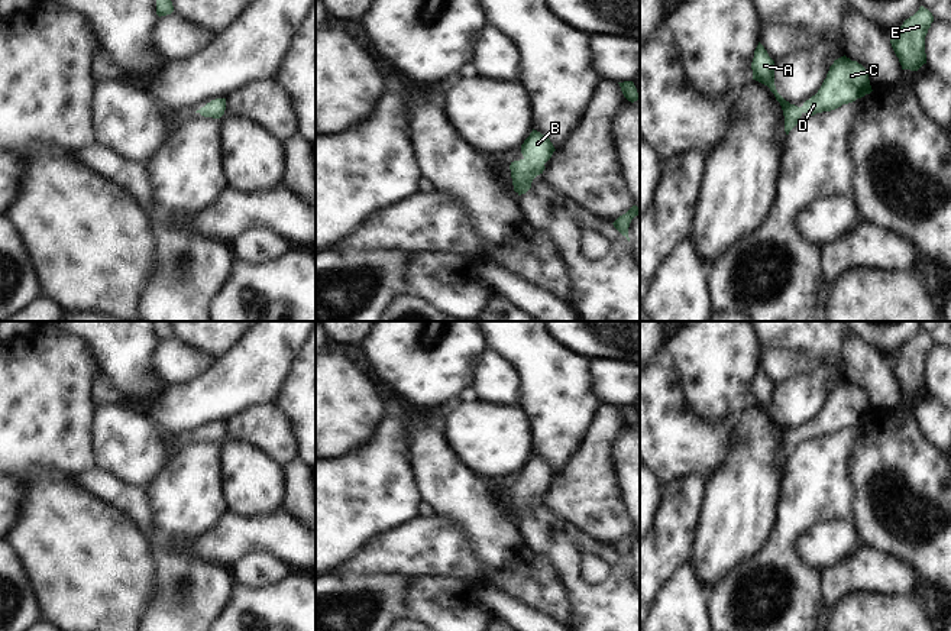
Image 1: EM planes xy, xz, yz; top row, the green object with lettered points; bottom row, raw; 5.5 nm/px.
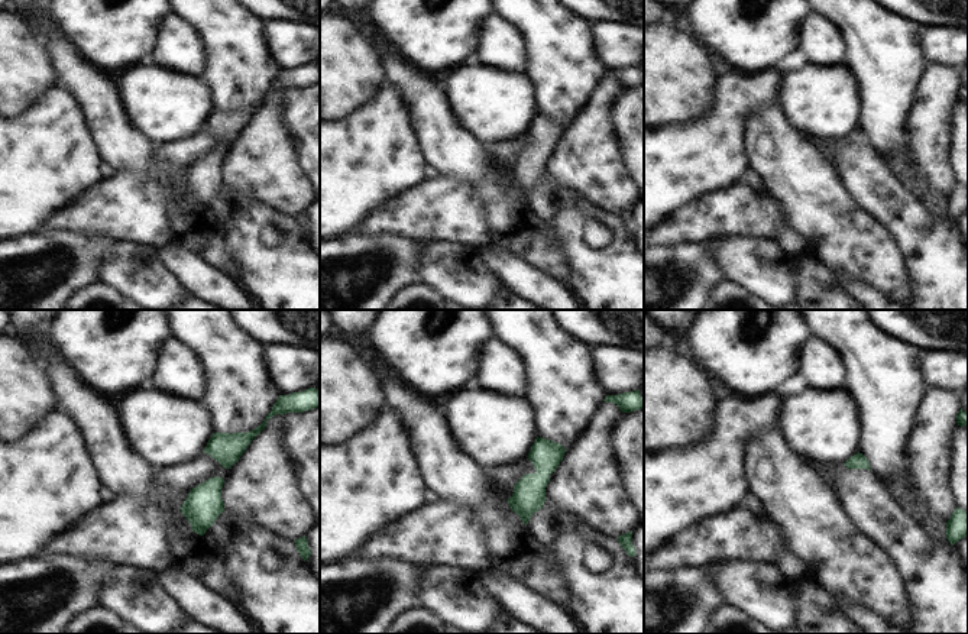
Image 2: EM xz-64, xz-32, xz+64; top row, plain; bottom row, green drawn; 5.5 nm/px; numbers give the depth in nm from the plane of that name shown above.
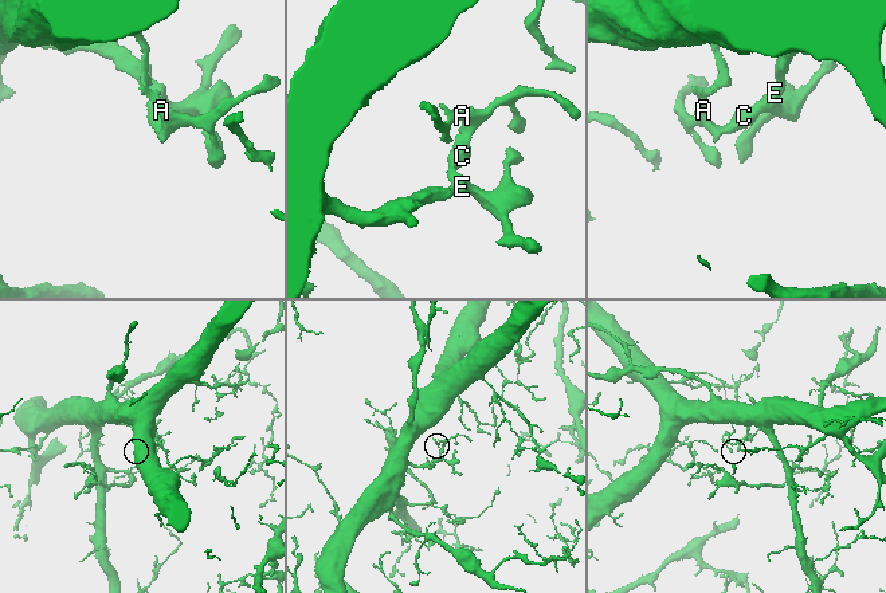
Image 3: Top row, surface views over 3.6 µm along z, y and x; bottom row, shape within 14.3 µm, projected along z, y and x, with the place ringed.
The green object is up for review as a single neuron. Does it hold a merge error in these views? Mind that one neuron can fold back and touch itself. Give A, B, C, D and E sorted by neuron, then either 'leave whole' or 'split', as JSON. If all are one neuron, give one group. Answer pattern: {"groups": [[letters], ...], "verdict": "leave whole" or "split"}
{"groups": [["A", "B", "C", "D", "E"]], "verdict": "leave whole"}

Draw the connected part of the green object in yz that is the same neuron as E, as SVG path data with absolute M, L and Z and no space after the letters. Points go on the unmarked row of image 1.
M921 330L913 340L903 346L900 353L890 363L902 394L918 395L926 388L925 360L932 346L932 337Z

